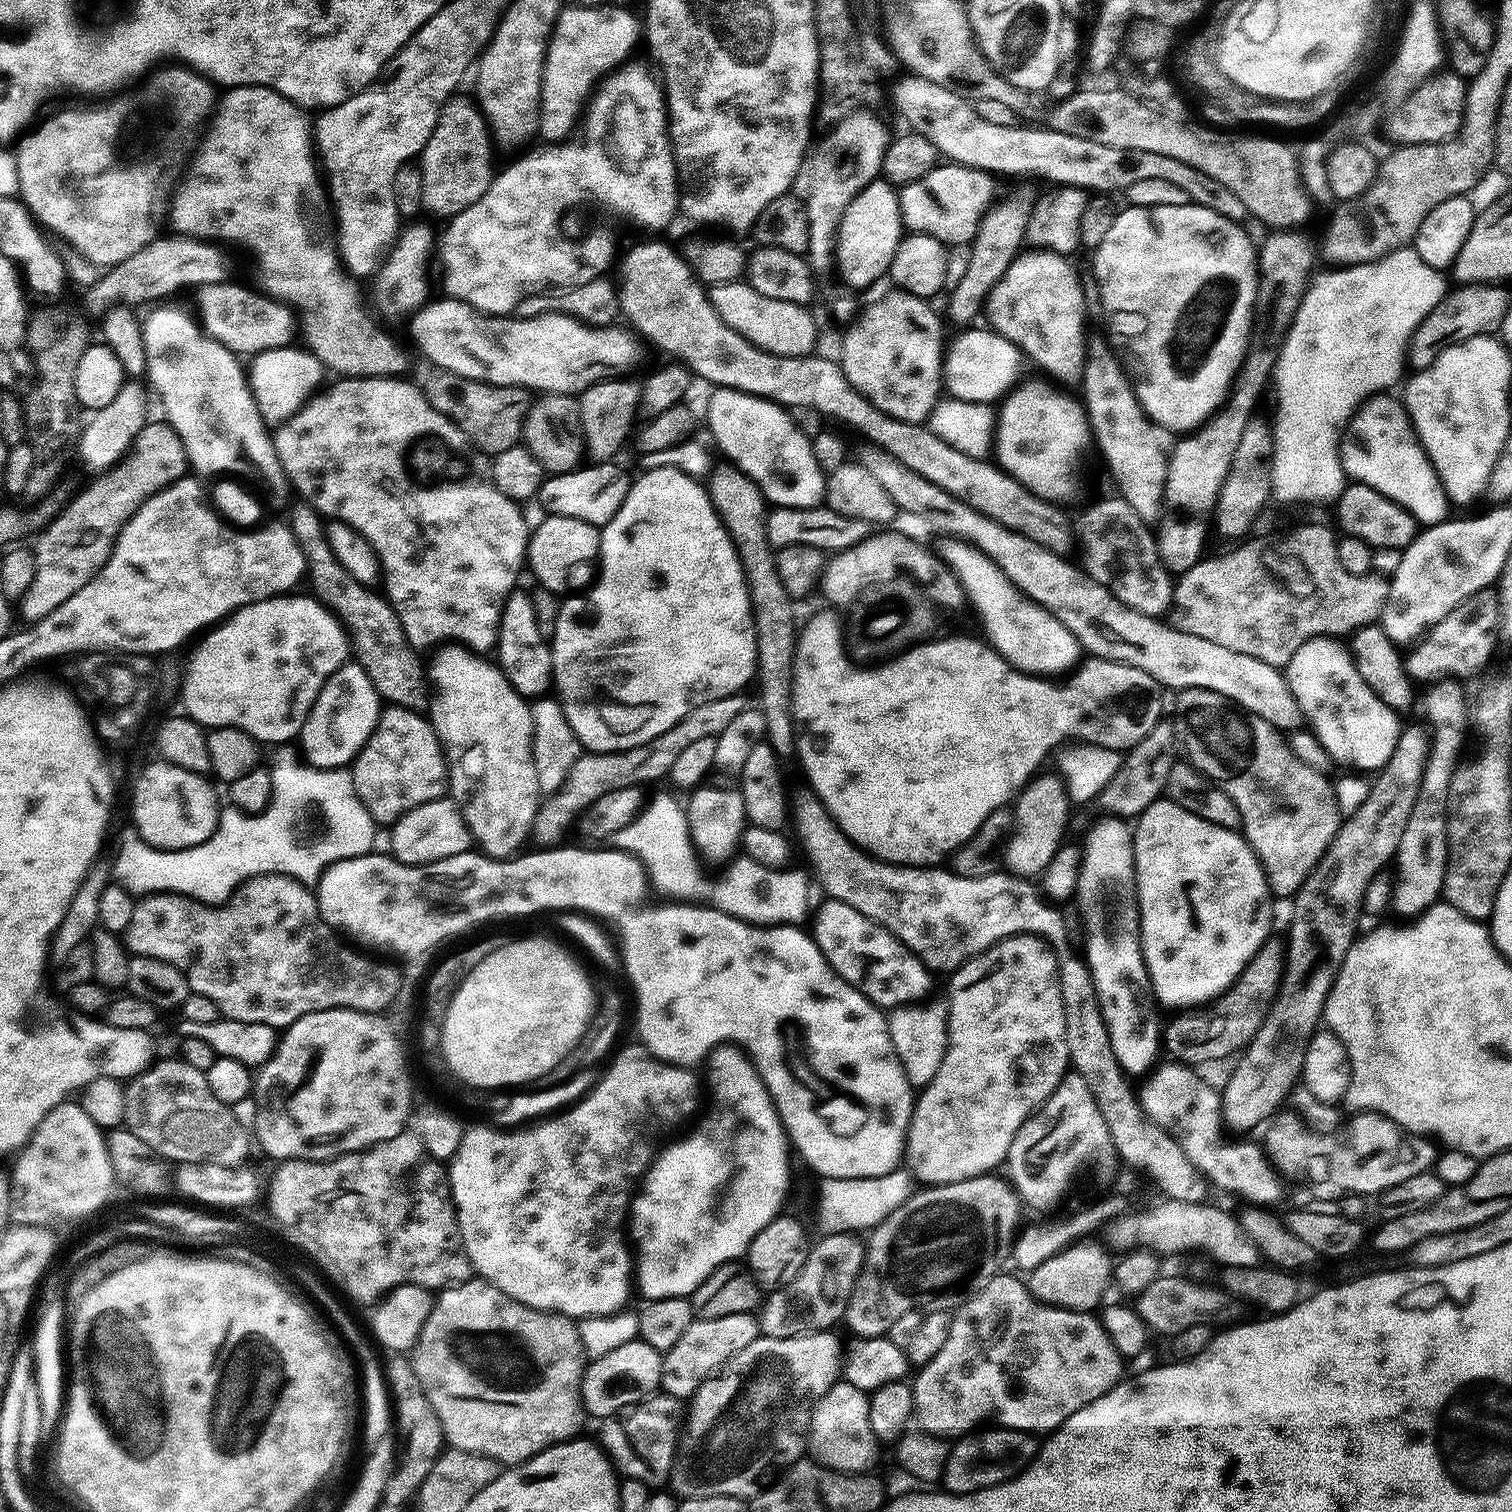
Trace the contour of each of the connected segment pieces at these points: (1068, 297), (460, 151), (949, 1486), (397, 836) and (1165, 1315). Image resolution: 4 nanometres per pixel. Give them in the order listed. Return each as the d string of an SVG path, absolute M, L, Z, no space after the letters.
M1024 250L1013 259L1008 268L1004 271L1002 276L998 278L996 284L990 291L988 291L988 297L984 301L984 307L982 309L983 315L988 315L988 321L986 321L987 327L991 331L997 332L999 336L1003 336L1005 340L1010 341L1017 349L1026 353L1036 356L1050 371L1056 372L1055 379L1060 380L1072 380L1074 381L1081 375L1084 368L1085 357L1085 345L1086 345L1086 333L1084 334L1084 288L1080 285L1080 276L1076 273L1076 268L1071 264L1067 255L1054 252L1051 250L1032 250L1036 252L1028 252Z
M461 94L449 96L440 108L438 122L418 157L418 167L422 174L424 196L432 204L437 204L447 214L455 214L468 208L492 185L493 141L490 139L488 121L484 119L475 99L468 100Z
M988 1426L957 1439L948 1449L943 1487L949 1492L977 1492L995 1484L1005 1484L1031 1464L1038 1451L1038 1440L1031 1432L1017 1428Z
M441 798L431 800L405 816L401 816L390 828L392 834L391 855L403 864L429 864L454 854L462 854L473 847L472 831L455 800Z
M1161 1274L1156 1281L1140 1295L1135 1297L1136 1312L1144 1319L1145 1324L1154 1333L1161 1332L1165 1338L1177 1336L1186 1326L1209 1324L1217 1326L1232 1312L1233 1297L1224 1291L1223 1287L1211 1288L1208 1284L1195 1284L1184 1276L1167 1276Z

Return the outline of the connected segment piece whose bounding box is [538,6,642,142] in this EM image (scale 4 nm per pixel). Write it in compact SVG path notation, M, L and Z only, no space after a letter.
M561 7L552 27L552 34L548 38L548 52L544 56L544 77L540 83L538 132L541 137L545 136L545 141L563 141L571 133L568 132L571 128L573 131L598 81L609 69L627 57L624 55L627 54L628 47L635 42L639 30L641 33L641 21L639 24L635 14L624 8Z

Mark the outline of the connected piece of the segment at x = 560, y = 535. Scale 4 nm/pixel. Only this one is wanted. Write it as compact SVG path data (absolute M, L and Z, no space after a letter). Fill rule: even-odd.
M551 514L543 517L545 520L540 525L531 529L528 537L528 550L526 553L526 564L536 575L535 583L541 588L550 590L557 594L569 591L568 575L575 570L579 564L588 564L600 555L600 533L601 529L590 522L582 522L578 518L566 518L565 516L554 516Z

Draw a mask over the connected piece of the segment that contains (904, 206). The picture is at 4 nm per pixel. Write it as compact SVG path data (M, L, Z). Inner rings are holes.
M960 166L955 169L960 184L965 192L956 200L956 205L944 205L930 189L924 180L915 180L909 184L899 185L898 206L900 207L901 225L909 233L930 234L938 238L944 245L971 244L976 236L980 220L988 211L992 197L993 177L987 172L972 170Z

